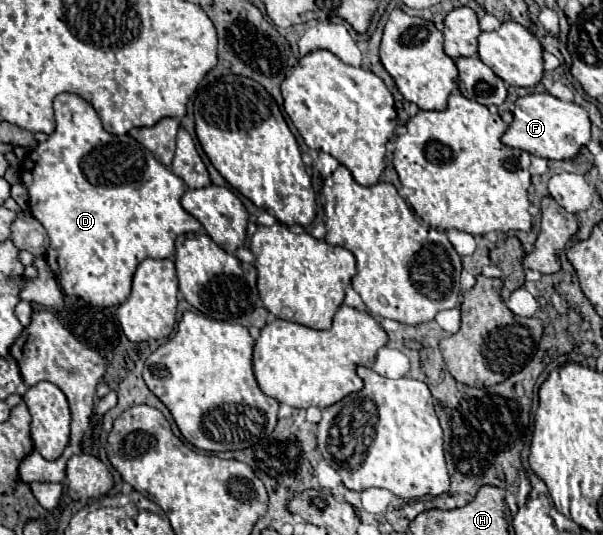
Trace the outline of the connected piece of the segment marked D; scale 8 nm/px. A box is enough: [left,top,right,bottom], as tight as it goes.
[21,94,203,308]

